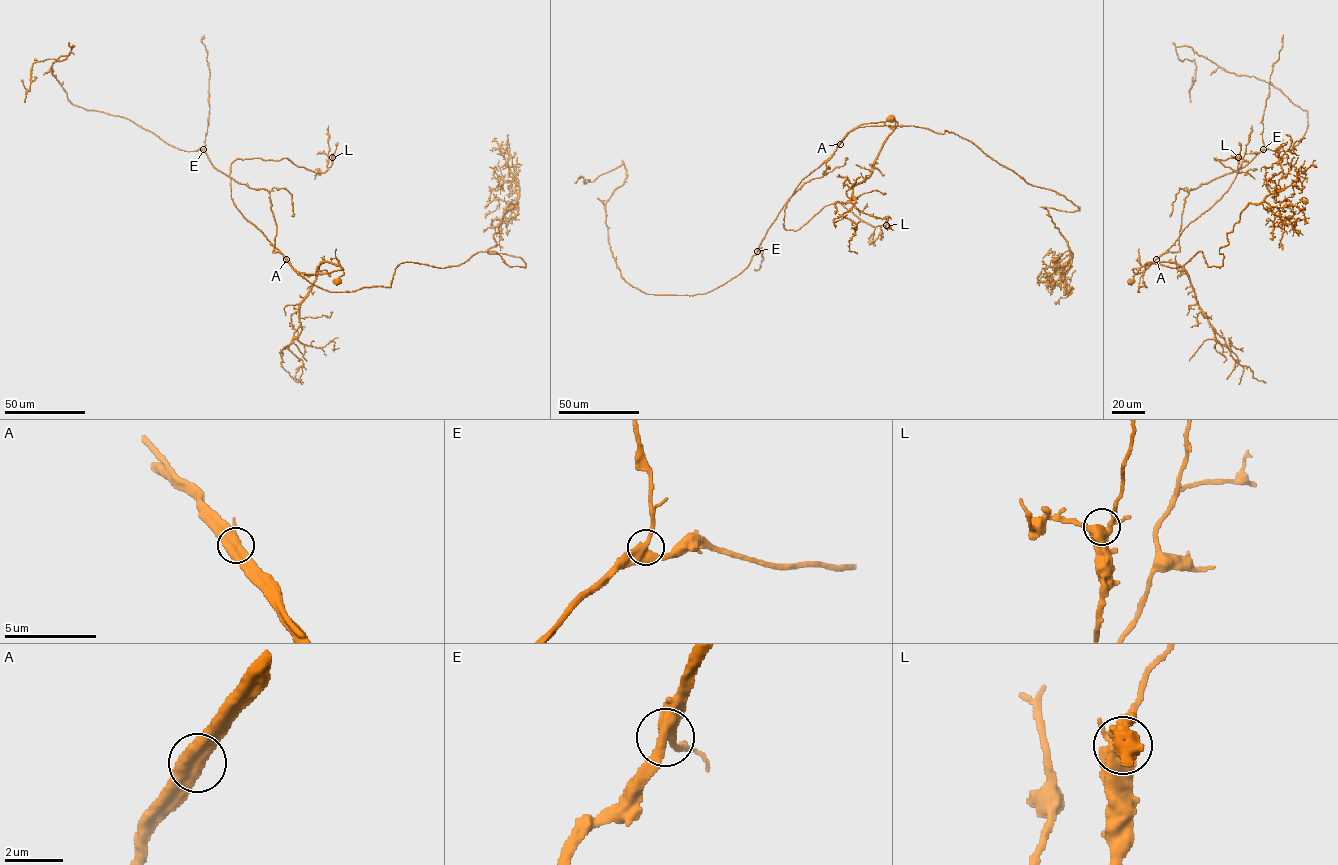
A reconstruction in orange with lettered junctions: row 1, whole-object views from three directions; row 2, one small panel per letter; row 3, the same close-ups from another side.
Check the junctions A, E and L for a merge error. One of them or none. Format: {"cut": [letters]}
{"cut": ["A"]}

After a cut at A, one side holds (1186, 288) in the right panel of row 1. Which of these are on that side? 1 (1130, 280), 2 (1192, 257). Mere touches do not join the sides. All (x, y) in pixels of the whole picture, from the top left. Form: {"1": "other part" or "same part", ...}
{"1": "same part", "2": "other part"}

